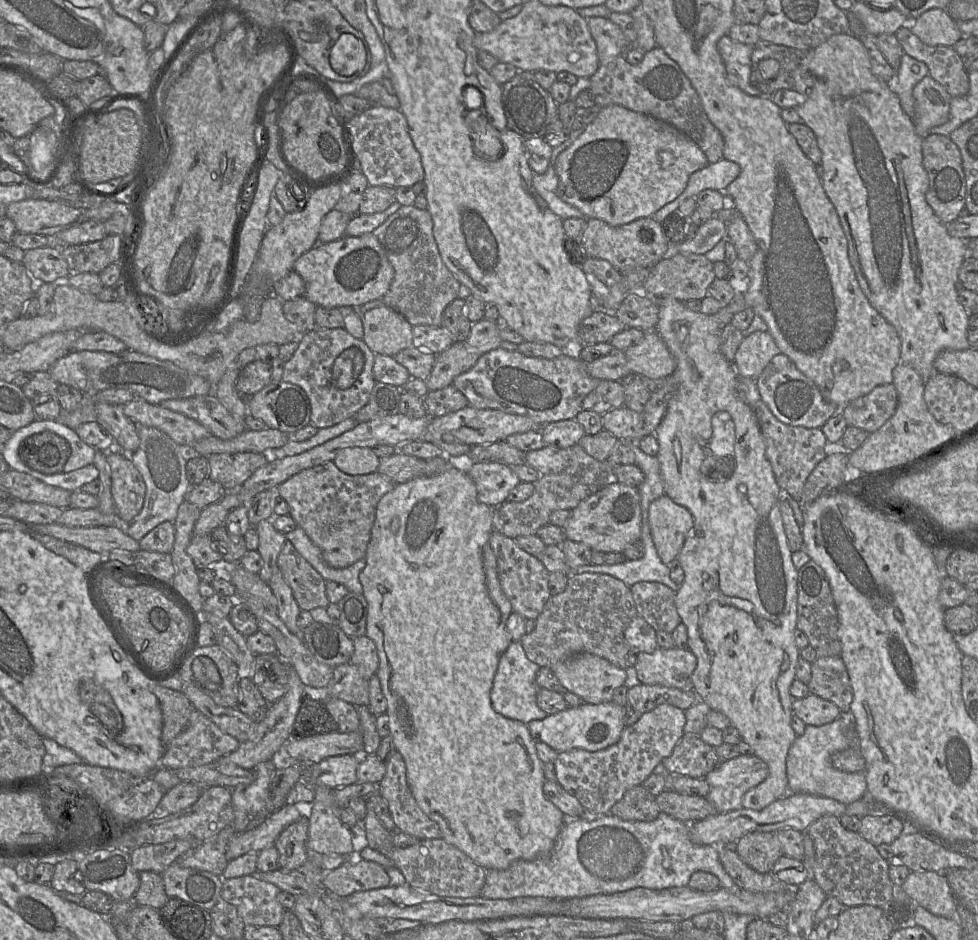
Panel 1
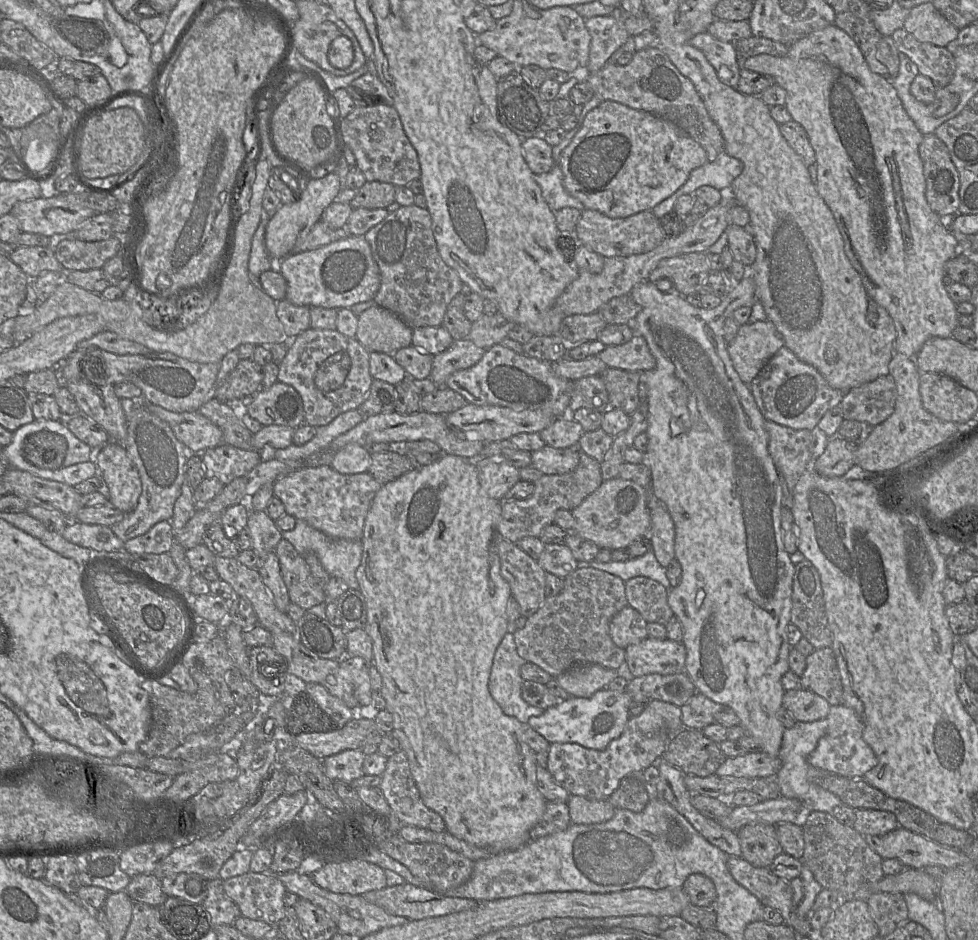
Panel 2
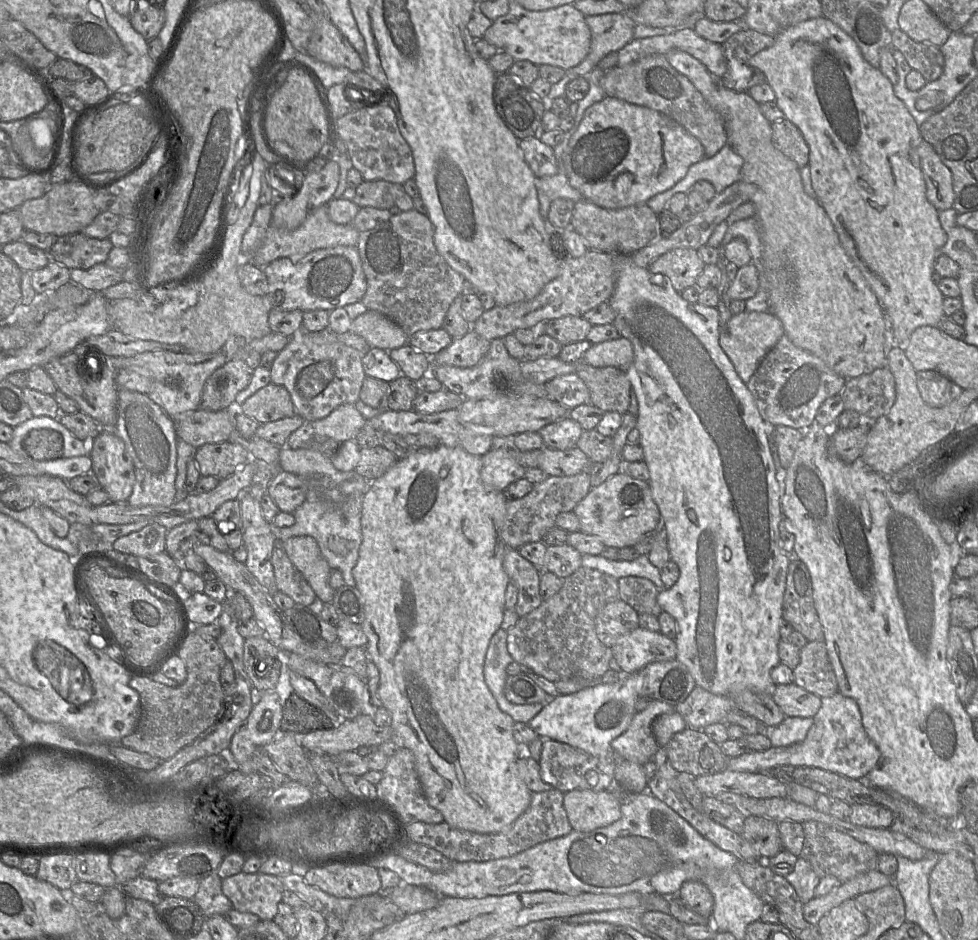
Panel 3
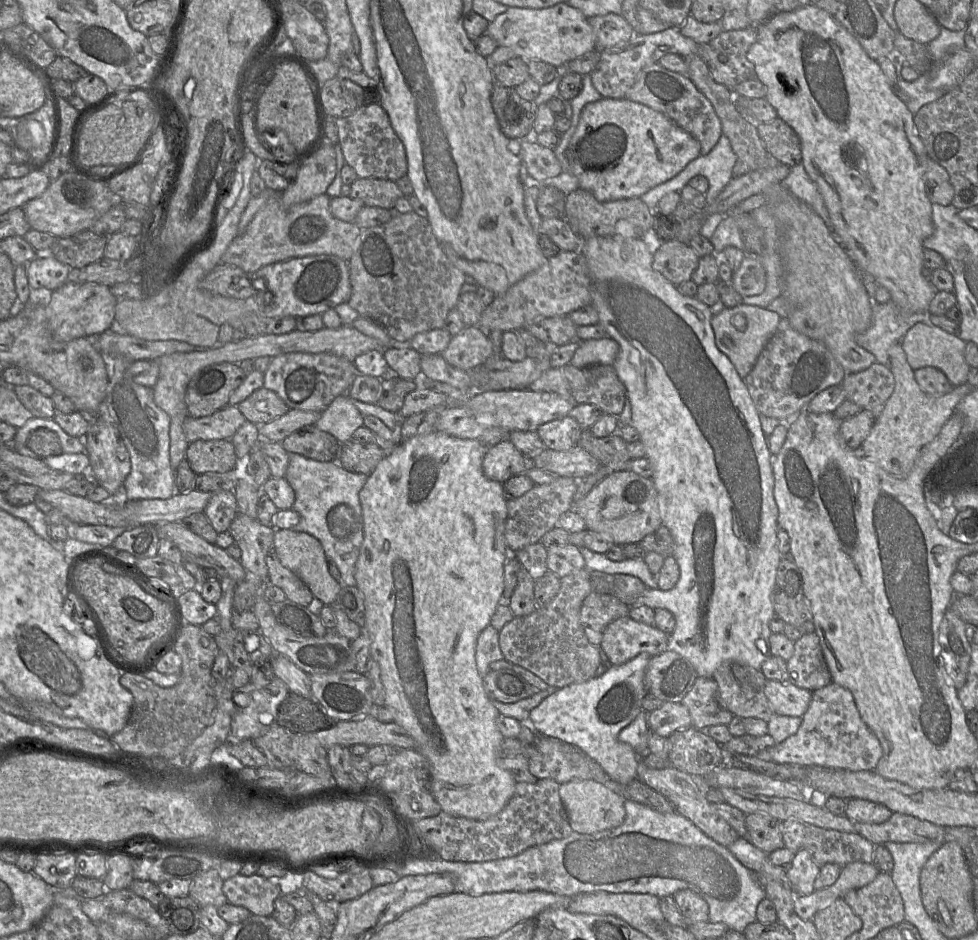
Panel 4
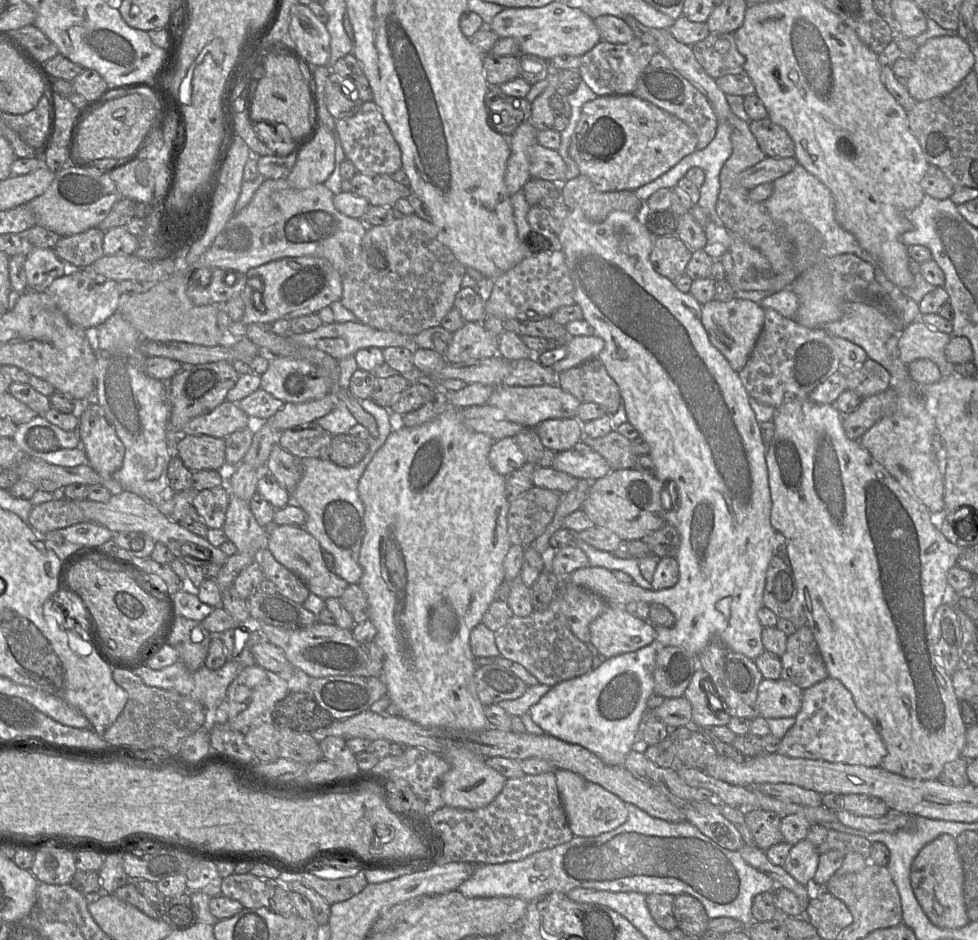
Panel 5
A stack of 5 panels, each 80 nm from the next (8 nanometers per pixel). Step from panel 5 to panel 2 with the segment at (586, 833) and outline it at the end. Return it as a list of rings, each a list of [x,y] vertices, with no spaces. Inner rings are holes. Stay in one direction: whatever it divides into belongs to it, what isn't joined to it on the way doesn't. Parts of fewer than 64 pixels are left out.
[[[570,795],[567,804],[571,823],[578,825],[606,822],[616,812],[609,800],[591,800],[582,796]]]

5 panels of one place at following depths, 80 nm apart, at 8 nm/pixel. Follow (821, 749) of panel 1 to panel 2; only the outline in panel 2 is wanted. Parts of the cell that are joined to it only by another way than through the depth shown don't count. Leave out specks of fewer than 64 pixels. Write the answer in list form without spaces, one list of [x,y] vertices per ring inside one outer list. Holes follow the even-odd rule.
[[[822,719],[813,722],[797,721],[792,728],[785,728],[778,756],[782,765],[775,776],[775,780],[779,785],[781,796],[797,799],[811,811],[832,813],[835,807],[843,804],[842,801],[835,794],[809,782],[807,779],[810,767],[807,758],[816,748],[819,739],[825,735],[827,726],[827,720]]]

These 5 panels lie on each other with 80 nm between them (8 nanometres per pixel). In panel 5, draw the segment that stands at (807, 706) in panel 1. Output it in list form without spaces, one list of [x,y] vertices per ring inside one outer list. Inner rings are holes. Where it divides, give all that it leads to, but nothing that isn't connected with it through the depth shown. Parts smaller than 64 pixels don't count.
[[[764,678],[758,687],[759,714],[766,719],[795,717],[801,709],[802,697],[803,690],[794,683]]]

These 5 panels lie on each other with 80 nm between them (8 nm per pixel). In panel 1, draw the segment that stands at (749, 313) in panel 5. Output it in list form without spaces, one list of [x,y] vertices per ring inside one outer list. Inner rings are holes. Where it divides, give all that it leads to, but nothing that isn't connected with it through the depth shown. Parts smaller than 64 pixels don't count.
[[[753,332],[745,336],[733,361],[739,377],[757,380],[774,356],[780,351],[768,332]]]

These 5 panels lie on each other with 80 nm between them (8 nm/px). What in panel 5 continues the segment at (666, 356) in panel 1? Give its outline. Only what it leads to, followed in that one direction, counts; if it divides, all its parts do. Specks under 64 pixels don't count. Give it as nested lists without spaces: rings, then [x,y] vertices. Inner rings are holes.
[[[576,336],[568,337],[567,355],[556,362],[551,368],[560,374],[570,368],[576,367],[583,362],[598,358],[604,348],[604,340],[597,336]]]

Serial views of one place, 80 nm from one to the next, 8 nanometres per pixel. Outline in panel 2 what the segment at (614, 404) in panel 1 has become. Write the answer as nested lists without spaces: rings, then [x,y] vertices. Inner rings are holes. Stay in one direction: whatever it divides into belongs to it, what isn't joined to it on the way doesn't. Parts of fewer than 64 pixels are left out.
[[[587,376],[573,381],[570,411],[590,408],[605,412],[610,408],[609,396],[600,376]]]

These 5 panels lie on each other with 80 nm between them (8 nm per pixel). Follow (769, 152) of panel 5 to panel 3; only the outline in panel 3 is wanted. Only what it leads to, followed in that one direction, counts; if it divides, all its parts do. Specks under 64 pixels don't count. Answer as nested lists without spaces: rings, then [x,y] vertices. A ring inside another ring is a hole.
[[[786,118],[771,123],[771,128],[775,148],[793,160],[799,168],[806,166],[809,162],[809,147],[801,131]]]

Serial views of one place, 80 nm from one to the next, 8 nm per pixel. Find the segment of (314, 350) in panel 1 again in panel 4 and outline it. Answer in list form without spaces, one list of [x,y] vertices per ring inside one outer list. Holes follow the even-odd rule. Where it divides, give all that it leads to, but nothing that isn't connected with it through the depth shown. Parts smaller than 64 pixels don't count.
[[[290,352],[272,358],[263,387],[274,391],[290,409],[322,413],[336,397],[348,393],[358,374],[354,362],[334,354]]]

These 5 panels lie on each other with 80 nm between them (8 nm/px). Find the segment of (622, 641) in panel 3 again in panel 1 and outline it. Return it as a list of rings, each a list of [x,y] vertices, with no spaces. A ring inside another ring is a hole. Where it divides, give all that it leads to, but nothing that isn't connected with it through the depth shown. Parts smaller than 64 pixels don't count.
[[[658,647],[654,652],[637,653],[634,668],[643,684],[674,687],[693,691],[692,675],[697,658],[689,649]]]

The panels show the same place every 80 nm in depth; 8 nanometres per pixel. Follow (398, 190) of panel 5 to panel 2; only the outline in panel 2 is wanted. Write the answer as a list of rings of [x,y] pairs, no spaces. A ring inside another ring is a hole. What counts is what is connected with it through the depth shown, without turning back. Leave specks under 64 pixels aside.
[[[379,181],[366,183],[357,191],[350,205],[354,209],[384,209],[396,202],[396,186]]]

